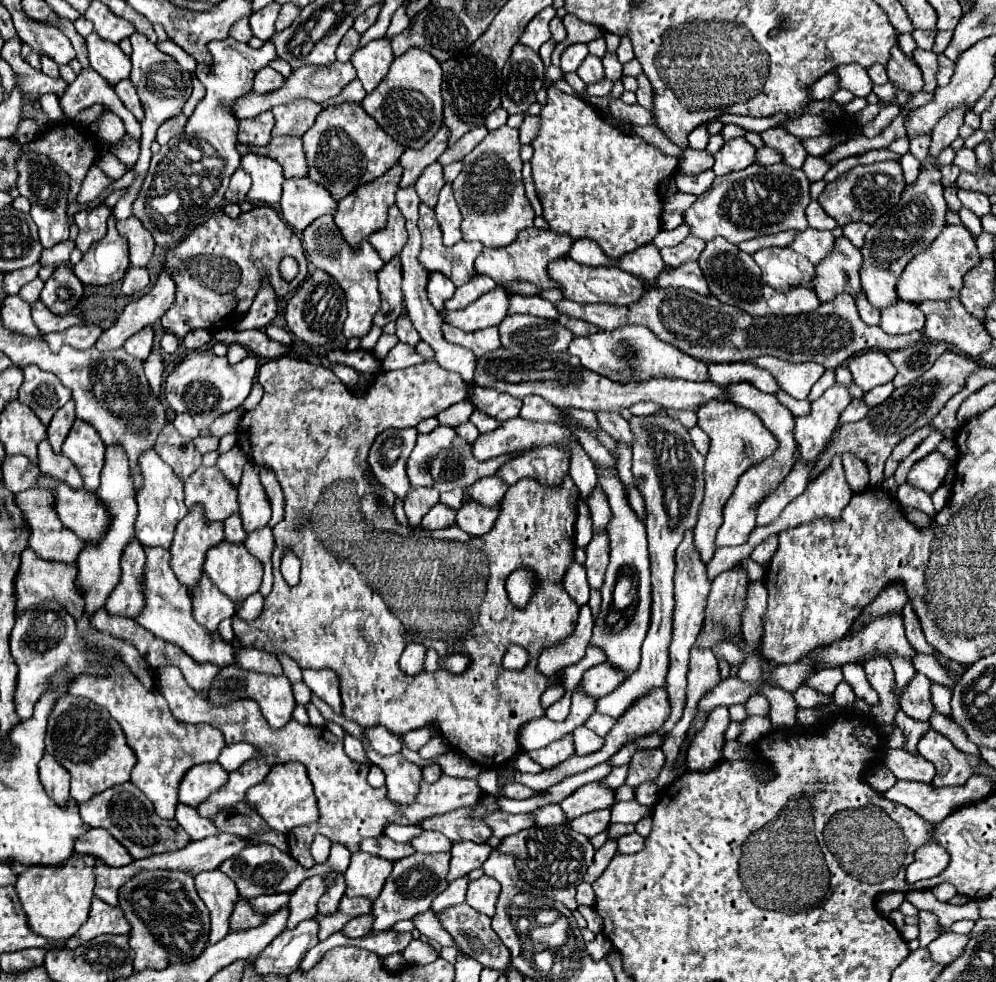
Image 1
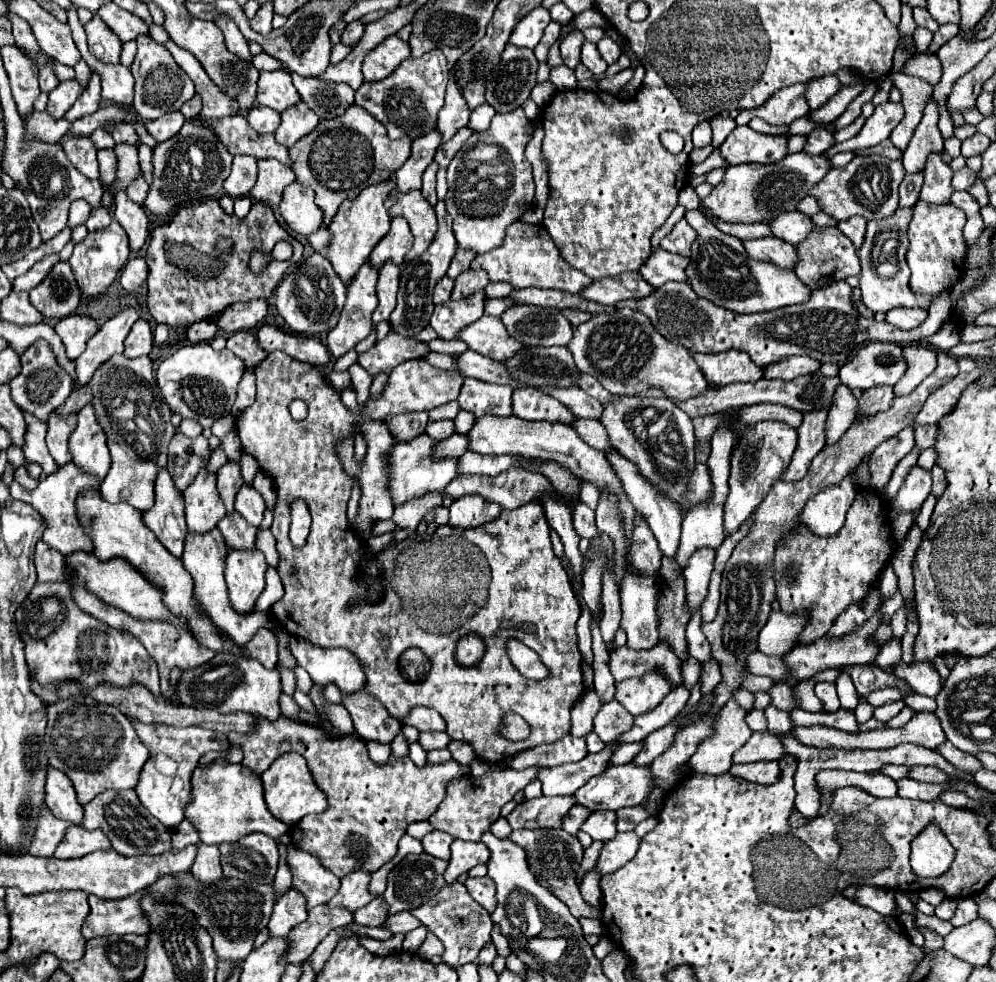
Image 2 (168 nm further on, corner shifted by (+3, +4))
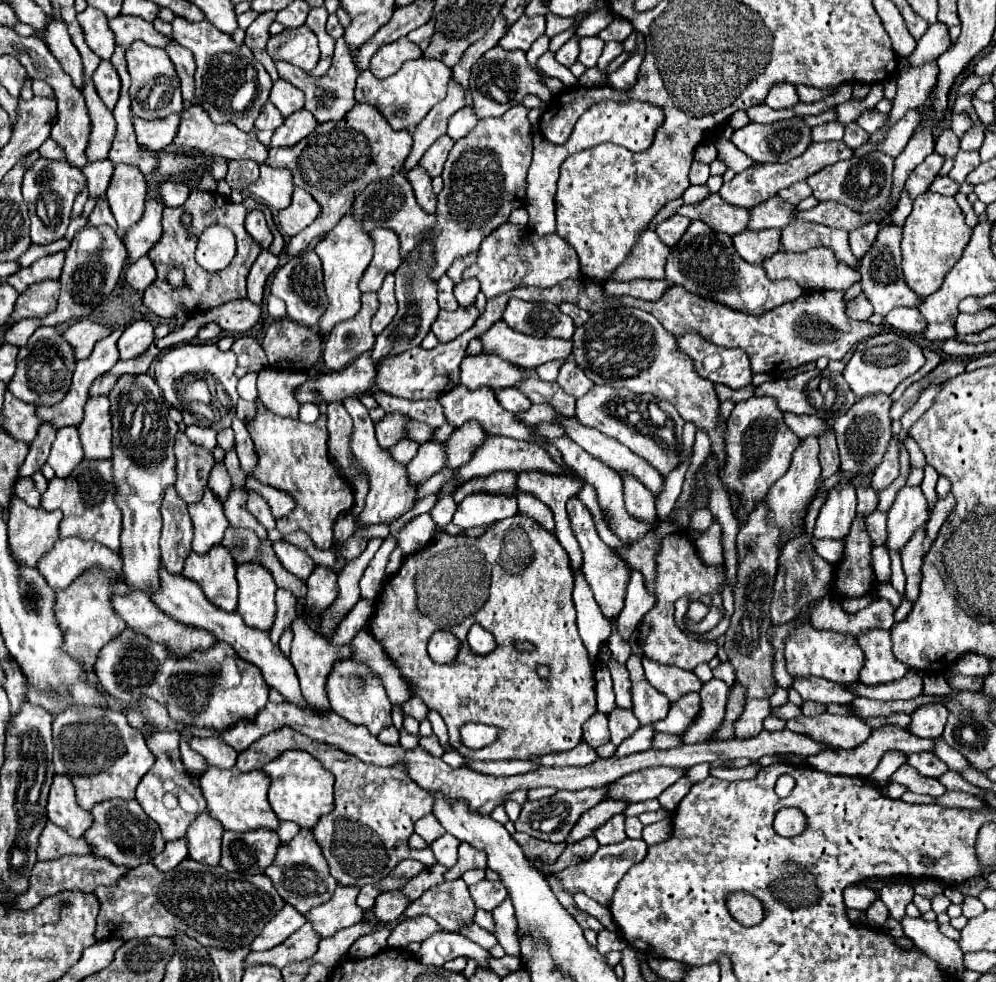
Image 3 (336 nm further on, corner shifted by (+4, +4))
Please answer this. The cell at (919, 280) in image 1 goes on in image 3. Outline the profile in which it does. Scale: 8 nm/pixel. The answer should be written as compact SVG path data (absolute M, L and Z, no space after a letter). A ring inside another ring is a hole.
M932 192L914 198L914 210L906 218L902 238L902 270L906 284L922 298L934 294L944 282L944 276L960 260L970 236L972 228L964 224L964 214L954 198Z

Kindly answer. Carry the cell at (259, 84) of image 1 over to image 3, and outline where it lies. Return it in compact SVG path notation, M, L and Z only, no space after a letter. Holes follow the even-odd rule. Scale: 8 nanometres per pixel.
M278 78L274 84L272 84L272 90L270 90L270 102L282 112L282 116L290 116L292 112L300 110L304 106L304 94L294 88L290 82Z

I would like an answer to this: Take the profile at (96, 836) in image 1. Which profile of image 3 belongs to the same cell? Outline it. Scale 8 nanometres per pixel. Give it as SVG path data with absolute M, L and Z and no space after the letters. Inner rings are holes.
M48 822L42 830L38 844L38 860L56 860L62 856L86 856L92 854L92 846L84 838L72 838L64 828Z

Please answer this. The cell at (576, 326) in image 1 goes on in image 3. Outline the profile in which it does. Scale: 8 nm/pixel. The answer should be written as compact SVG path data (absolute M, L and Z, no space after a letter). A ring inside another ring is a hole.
M568 302L560 304L560 310L562 310L564 314L568 314L568 316L574 320L574 324L576 324L576 326L584 324L584 322L590 318L590 314L588 314L586 310L580 310L578 306L574 306L574 304L568 304Z

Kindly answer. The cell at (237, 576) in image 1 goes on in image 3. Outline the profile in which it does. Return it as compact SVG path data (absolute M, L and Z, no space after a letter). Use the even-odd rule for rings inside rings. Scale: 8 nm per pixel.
M246 562L236 566L238 580L238 608L236 612L248 626L270 630L274 624L274 592L276 582L268 568L256 562Z

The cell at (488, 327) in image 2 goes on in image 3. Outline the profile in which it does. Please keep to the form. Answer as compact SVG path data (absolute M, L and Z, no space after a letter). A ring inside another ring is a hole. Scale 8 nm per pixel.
M502 320L496 322L488 332L480 336L484 354L498 356L512 364L520 364L524 368L538 368L544 362L560 360L568 356L572 350L572 342L552 340L552 338L534 338L524 336L512 330Z

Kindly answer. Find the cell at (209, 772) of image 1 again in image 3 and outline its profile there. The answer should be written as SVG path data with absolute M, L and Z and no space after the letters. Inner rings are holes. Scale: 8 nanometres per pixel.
M208 766L208 770L200 776L200 788L206 798L206 812L216 818L224 830L232 832L250 832L258 828L278 830L280 820L272 812L268 804L268 776L264 770L240 772L238 768L216 768Z

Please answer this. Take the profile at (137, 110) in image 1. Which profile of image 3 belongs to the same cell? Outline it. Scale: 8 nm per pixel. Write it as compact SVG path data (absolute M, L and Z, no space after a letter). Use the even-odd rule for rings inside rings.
M100 62L100 66L96 68L92 80L94 80L98 96L112 110L116 100L118 100L118 96L120 96L120 76L114 70L112 62Z

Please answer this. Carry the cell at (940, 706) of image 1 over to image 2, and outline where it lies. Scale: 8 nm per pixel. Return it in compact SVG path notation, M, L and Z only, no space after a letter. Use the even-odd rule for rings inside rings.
M899 660L897 664L891 666L893 674L903 678L905 682L909 682L913 686L915 692L923 694L923 696L931 696L935 698L937 692L941 690L941 676L935 670L935 666L931 662L913 662L913 664L905 664L903 660Z

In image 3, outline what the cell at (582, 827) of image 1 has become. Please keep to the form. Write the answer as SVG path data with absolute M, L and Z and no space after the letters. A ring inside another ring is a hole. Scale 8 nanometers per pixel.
M616 814L606 824L602 824L600 828L596 828L594 830L594 838L600 844L622 842L626 838L626 832L624 832L624 814Z

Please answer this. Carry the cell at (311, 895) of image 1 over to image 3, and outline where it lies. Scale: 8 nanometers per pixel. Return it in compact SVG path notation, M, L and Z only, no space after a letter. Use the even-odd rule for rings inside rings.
M284 904L284 908L274 916L274 920L270 920L264 926L264 930L260 932L260 936L250 944L250 948L252 950L270 950L276 944L284 942L304 922L306 922L306 918L300 912L296 912L296 908L292 908L292 904Z

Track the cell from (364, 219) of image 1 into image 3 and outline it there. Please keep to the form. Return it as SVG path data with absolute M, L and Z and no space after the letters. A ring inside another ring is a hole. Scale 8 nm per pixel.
M346 214L318 244L316 244L316 254L322 260L322 270L324 270L324 288L330 298L328 312L320 318L320 334L328 334L334 324L348 320L360 310L360 278L364 270L368 268L374 252L374 240L370 232L362 228L362 222L356 220L352 214Z

